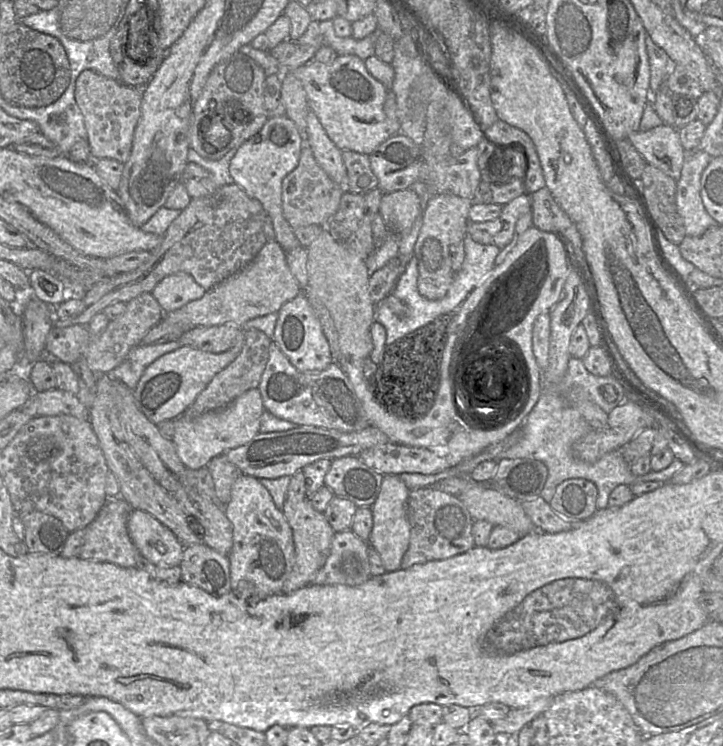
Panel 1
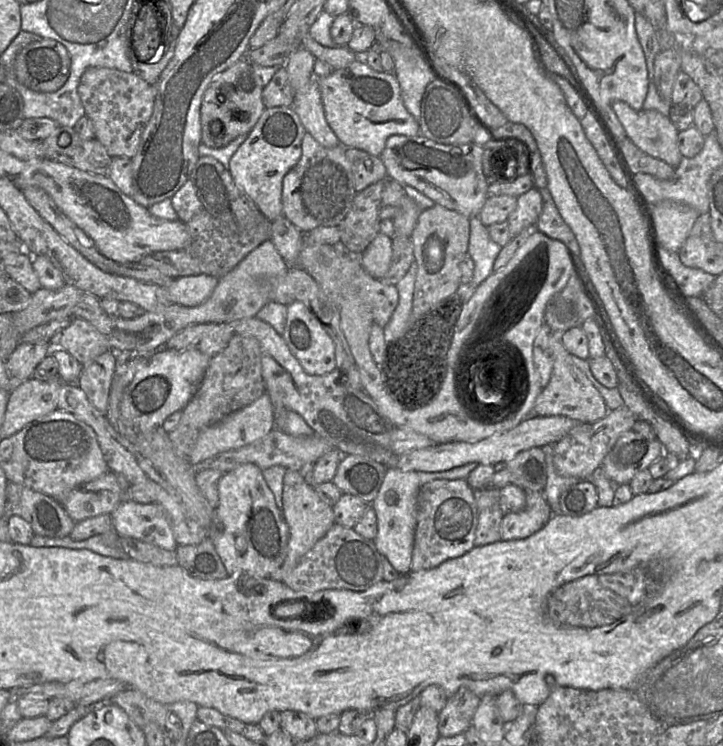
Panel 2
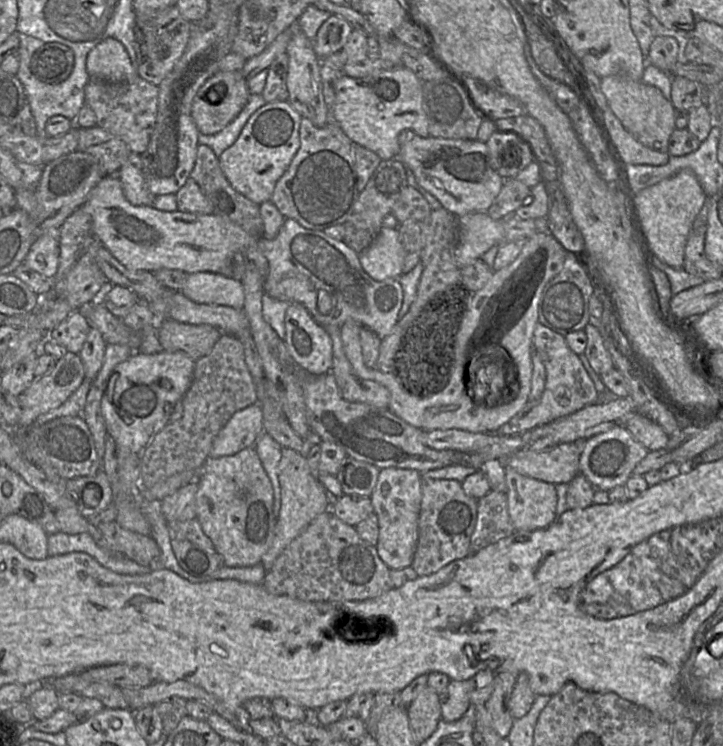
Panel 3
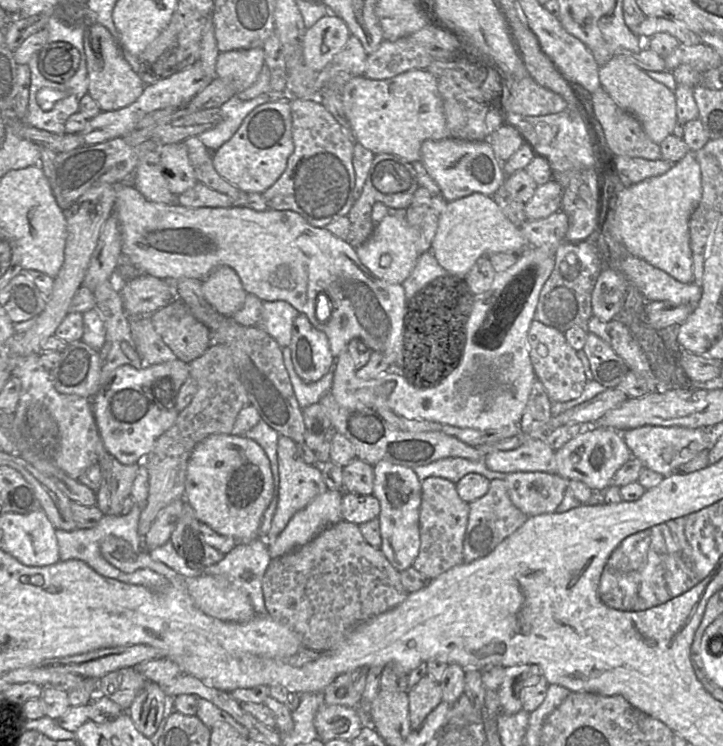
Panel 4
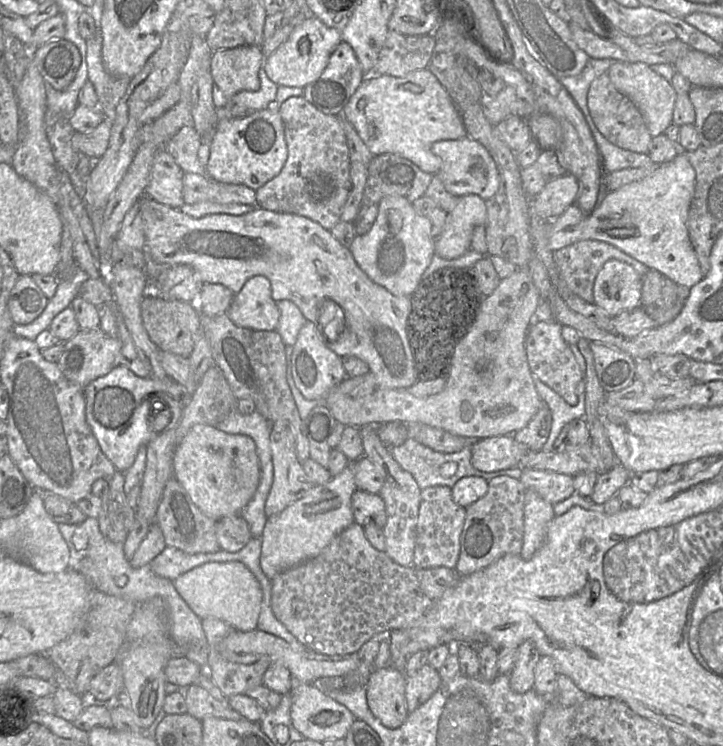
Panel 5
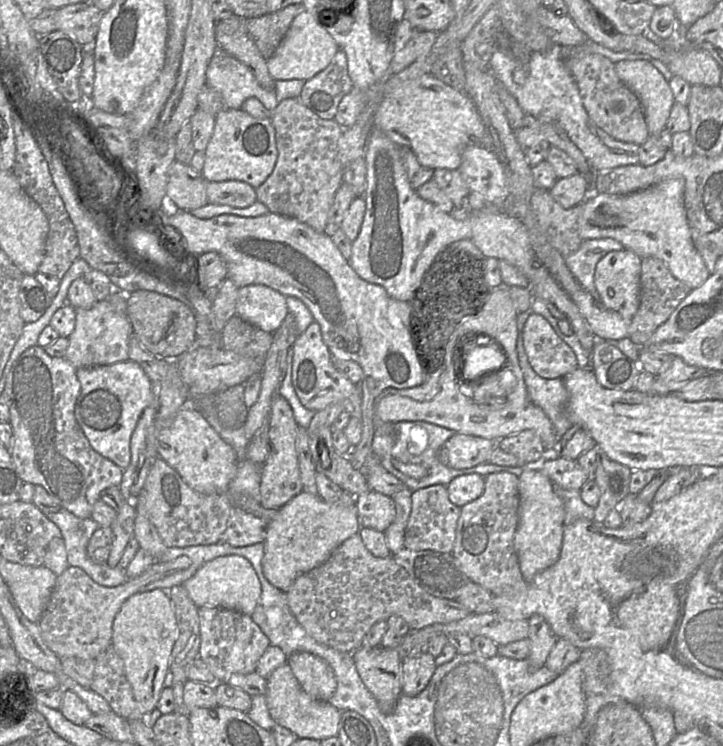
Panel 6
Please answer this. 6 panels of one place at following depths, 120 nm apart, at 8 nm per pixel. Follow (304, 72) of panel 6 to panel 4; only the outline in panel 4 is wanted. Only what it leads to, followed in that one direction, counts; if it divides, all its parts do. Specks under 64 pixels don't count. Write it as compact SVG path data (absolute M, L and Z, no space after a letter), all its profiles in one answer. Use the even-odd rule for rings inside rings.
M329 13L306 29L303 37L304 61L315 72L320 72L341 51L350 37L346 23Z

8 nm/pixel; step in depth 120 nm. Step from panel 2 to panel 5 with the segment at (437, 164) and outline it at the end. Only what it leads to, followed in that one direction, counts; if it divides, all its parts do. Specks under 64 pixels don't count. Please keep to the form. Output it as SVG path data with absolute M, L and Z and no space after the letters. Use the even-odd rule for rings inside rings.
M466 136L456 140L437 141L432 144L431 150L442 160L442 167L436 175L449 193L457 197L474 194L486 201L498 191L500 177L496 163L487 149L476 140Z

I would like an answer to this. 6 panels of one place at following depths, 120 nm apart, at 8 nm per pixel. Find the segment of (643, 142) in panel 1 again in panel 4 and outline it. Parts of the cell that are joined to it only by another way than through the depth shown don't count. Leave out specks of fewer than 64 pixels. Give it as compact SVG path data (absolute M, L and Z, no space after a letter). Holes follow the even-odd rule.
M614 56L600 67L601 86L607 91L616 104L635 116L647 135L658 145L670 134L678 120L674 91L664 84L652 79L646 71L629 62L625 57Z

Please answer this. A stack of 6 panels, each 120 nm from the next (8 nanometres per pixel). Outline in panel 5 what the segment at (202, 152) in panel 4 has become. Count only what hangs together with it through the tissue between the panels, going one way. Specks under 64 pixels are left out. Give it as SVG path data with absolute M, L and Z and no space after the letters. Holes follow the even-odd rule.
M192 125L182 127L164 146L184 173L206 174L206 166L198 159L202 137Z

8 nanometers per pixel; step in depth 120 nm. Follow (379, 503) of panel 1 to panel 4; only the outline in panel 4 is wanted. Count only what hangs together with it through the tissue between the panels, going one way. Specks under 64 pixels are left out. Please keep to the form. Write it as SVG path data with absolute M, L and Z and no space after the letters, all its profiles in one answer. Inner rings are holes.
M379 461L374 468L373 495L380 503L379 523L382 543L381 552L399 572L410 568L420 550L420 506L422 482L410 467Z

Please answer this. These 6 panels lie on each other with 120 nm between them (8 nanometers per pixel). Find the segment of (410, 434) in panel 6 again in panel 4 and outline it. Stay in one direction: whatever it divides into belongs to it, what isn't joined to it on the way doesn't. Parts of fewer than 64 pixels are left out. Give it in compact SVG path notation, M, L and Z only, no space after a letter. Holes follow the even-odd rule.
M460 457L440 459L425 466L418 466L413 470L421 482L429 477L441 477L456 484L469 473L481 474L490 481L493 479L505 480L507 477L506 473L489 470L483 459L472 461Z

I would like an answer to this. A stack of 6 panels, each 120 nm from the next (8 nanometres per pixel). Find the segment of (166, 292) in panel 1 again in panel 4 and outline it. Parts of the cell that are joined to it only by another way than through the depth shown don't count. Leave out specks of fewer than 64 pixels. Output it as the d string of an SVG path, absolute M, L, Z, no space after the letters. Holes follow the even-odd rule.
M229 266L215 268L202 282L207 302L221 315L232 317L244 305L247 292L240 278Z

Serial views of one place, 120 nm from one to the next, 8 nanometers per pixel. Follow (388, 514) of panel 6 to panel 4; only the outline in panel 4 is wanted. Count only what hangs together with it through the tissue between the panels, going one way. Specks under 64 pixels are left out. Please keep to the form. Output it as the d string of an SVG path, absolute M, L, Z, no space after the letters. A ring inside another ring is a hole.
M345 492L342 498L341 511L343 520L360 525L378 518L380 503L373 494L362 495Z

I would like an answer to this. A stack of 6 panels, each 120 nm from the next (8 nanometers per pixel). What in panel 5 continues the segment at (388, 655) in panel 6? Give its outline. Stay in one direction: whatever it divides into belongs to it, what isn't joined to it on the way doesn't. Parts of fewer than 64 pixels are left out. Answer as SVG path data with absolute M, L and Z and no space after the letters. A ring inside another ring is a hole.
M394 667L374 670L366 684L368 706L387 728L399 728L409 714L405 697L406 675Z

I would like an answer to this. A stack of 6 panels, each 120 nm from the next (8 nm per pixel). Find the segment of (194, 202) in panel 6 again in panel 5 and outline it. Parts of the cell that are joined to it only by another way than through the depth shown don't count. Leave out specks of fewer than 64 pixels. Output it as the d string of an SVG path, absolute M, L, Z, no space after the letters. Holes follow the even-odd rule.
M165 149L154 156L149 181L145 190L147 197L180 209L185 203L182 195L184 172Z

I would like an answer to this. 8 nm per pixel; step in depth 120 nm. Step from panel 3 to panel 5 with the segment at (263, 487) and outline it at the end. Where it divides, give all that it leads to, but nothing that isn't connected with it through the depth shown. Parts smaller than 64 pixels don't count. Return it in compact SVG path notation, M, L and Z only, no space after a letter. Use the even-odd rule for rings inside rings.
M206 424L193 426L177 444L173 455L173 476L194 504L217 521L241 512L252 499L260 474L256 444L251 437L226 433Z

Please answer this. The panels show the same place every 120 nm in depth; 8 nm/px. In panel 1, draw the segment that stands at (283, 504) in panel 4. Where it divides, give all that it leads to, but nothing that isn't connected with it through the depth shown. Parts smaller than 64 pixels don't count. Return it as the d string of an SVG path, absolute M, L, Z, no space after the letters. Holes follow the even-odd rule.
M286 498L282 509L286 520L293 532L295 555L289 576L282 586L282 593L292 593L304 586L311 584L318 570L325 564L330 552L335 531L327 521L324 513L313 508L310 498Z

